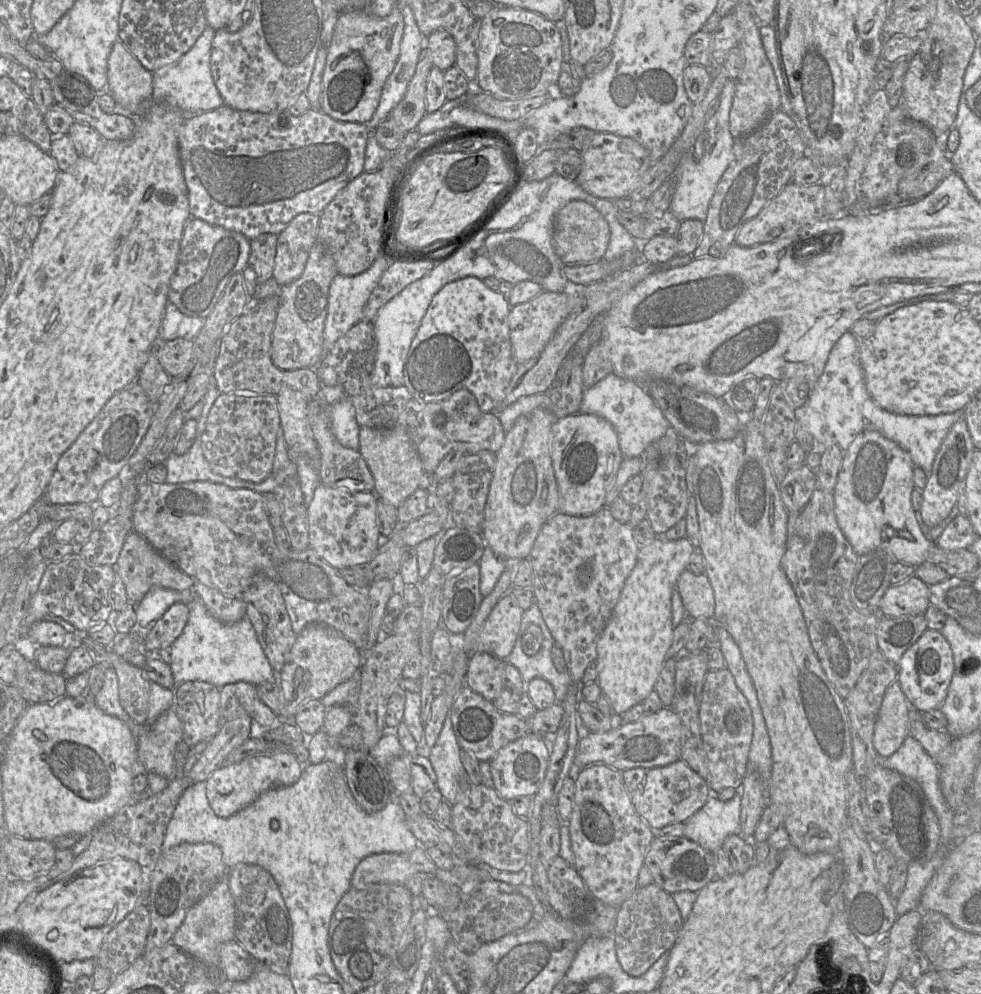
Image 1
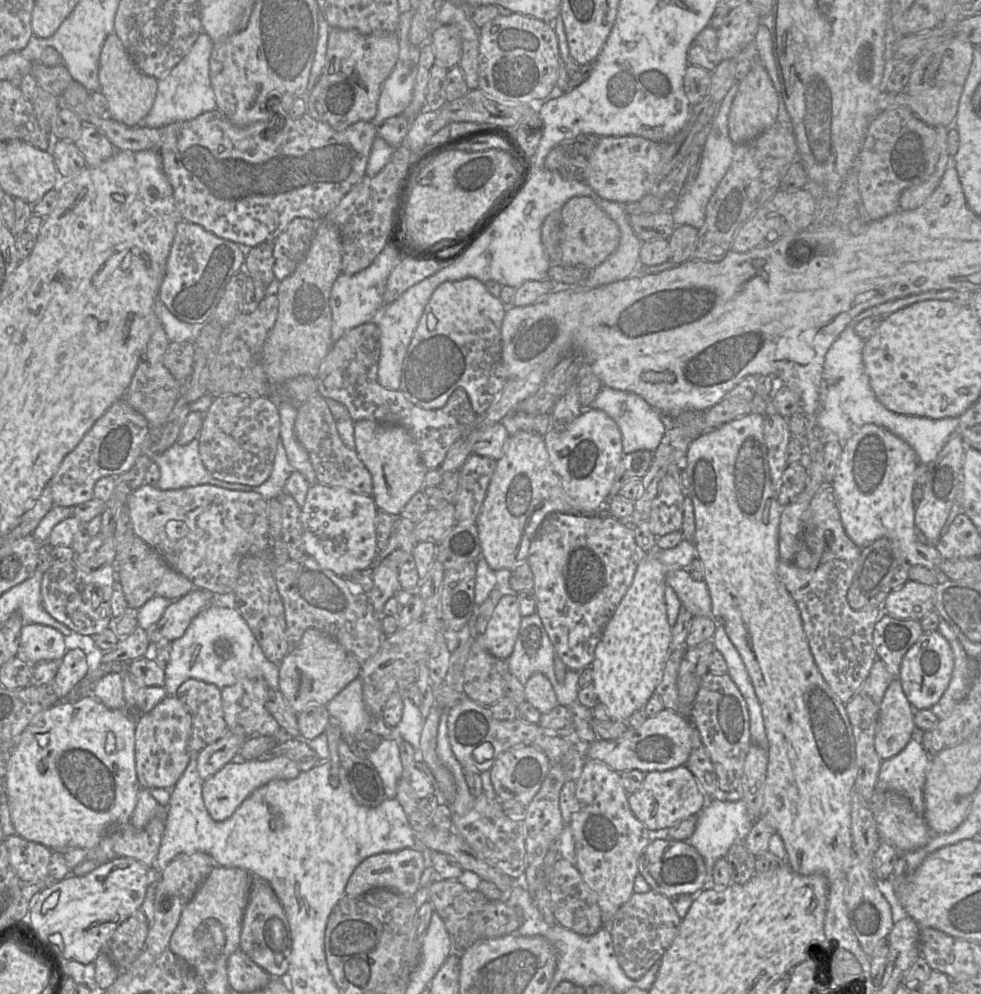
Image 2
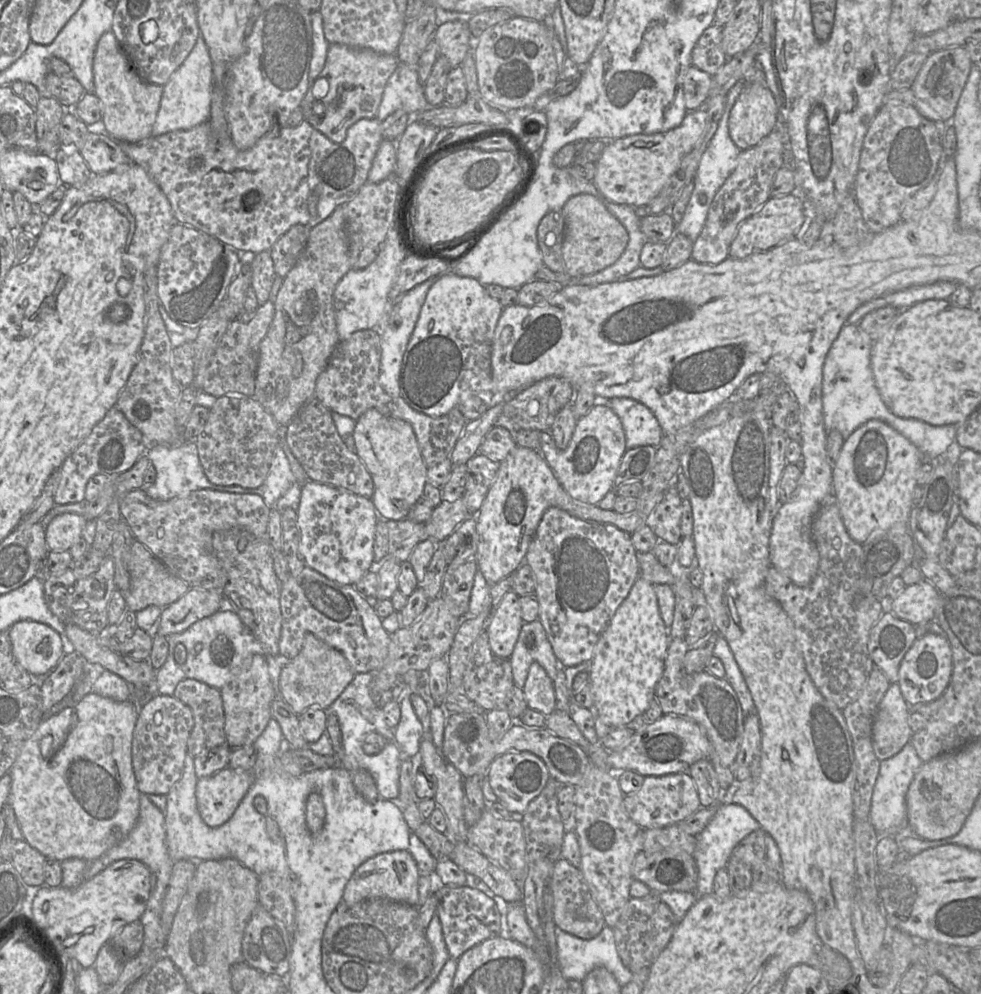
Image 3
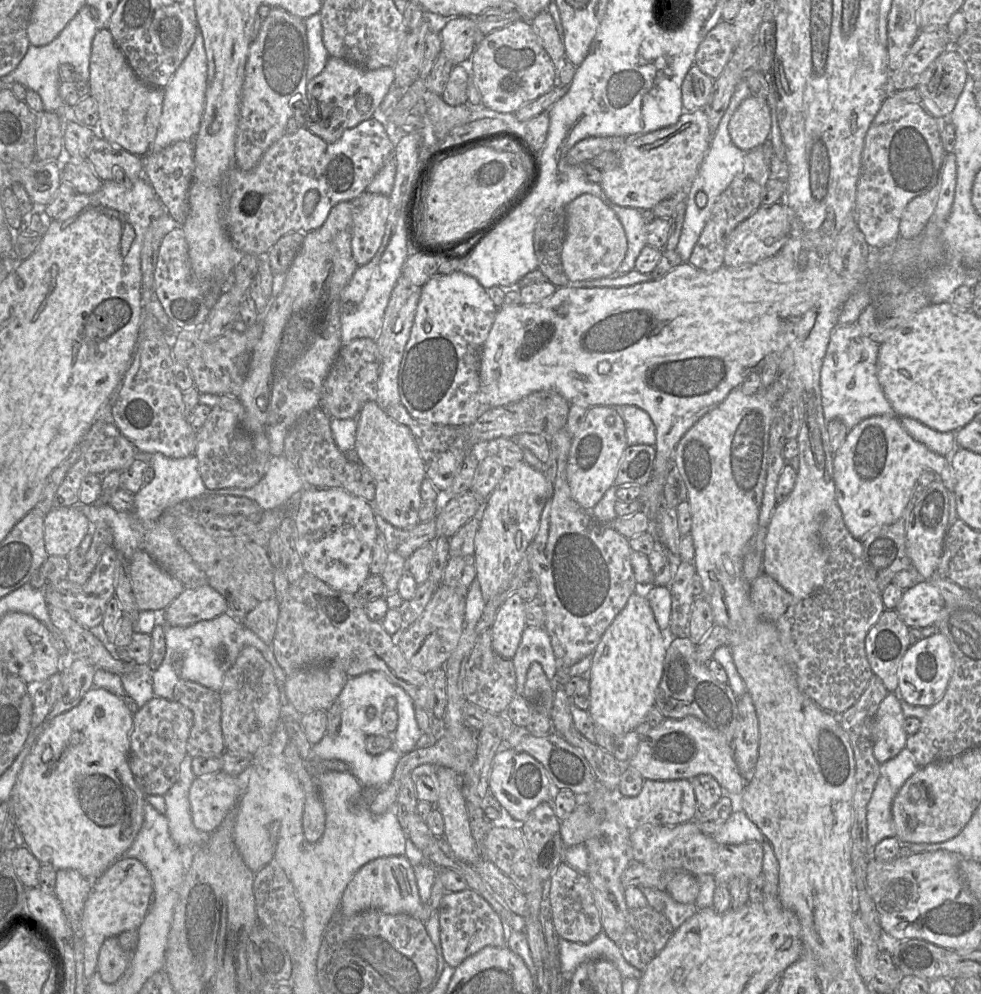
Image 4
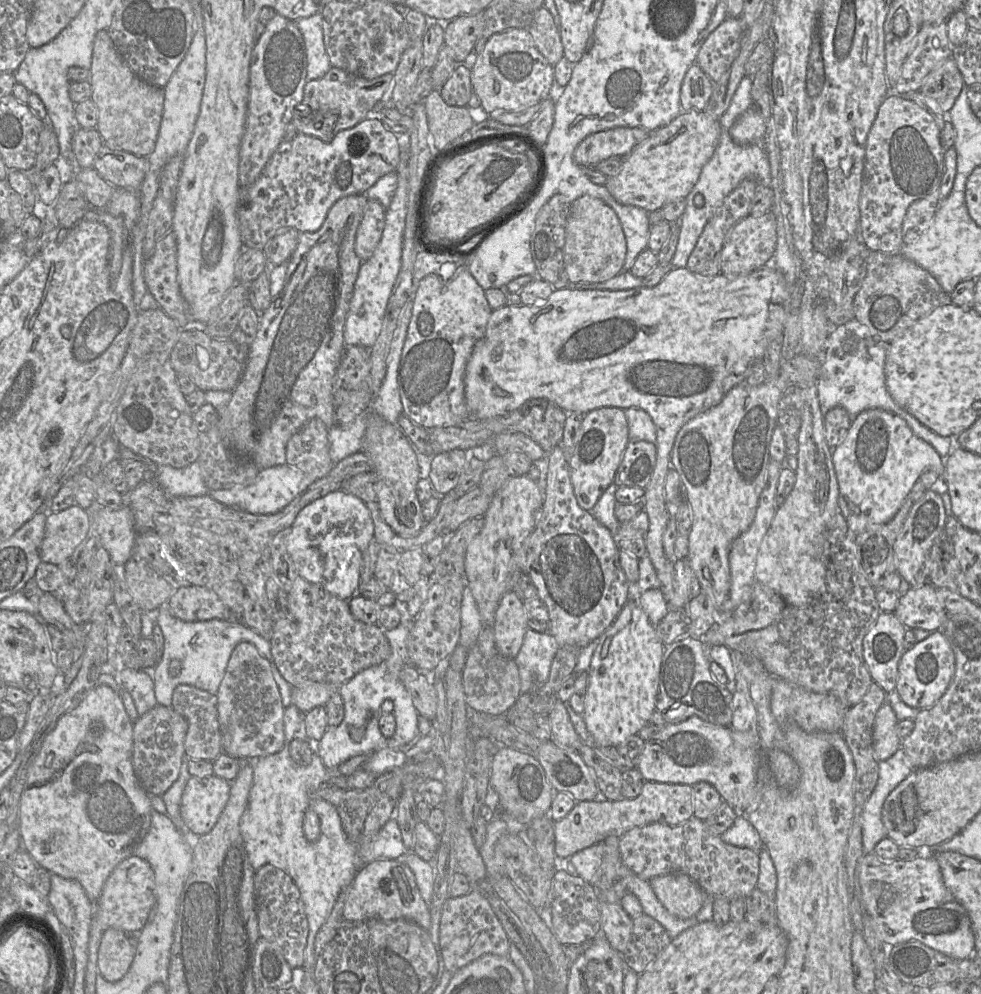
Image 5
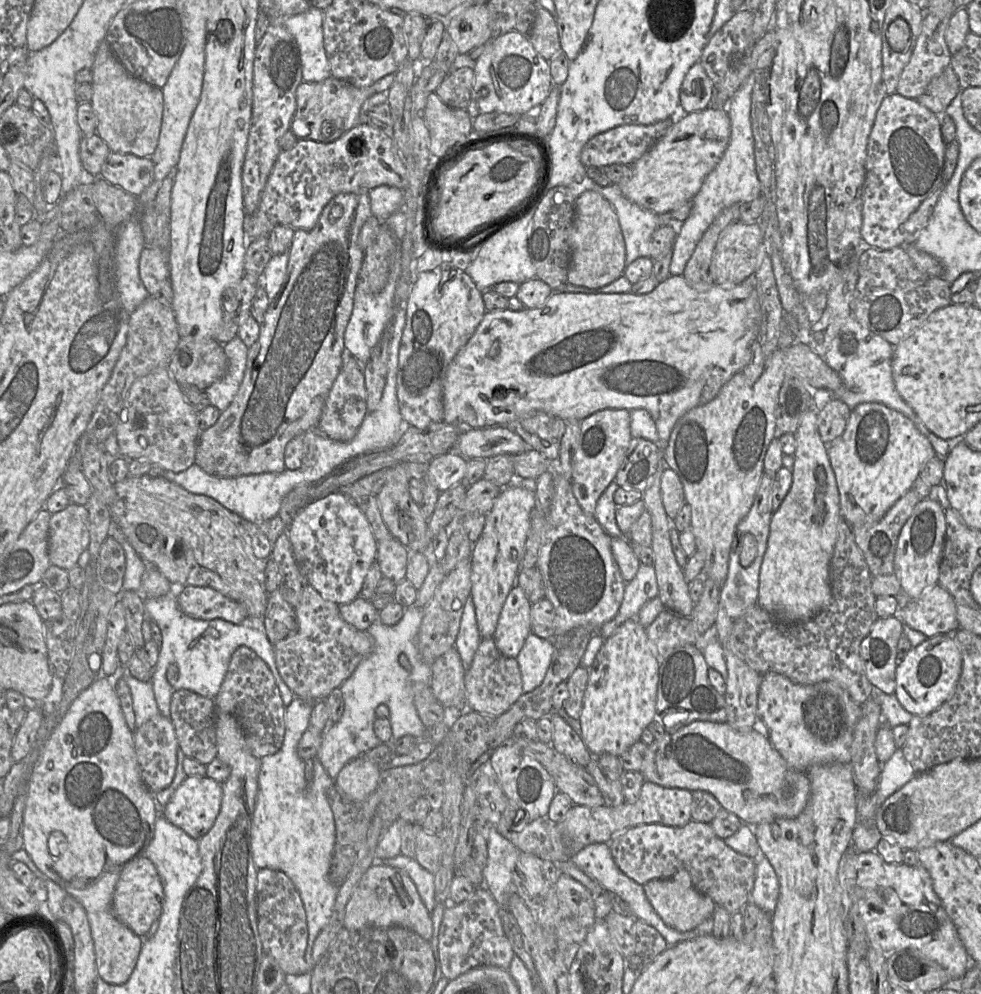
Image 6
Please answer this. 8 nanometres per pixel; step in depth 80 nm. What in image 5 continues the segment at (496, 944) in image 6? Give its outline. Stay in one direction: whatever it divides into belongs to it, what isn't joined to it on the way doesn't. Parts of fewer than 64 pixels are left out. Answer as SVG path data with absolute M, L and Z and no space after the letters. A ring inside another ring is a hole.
M473 888L460 897L449 897L444 902L441 907L439 942L445 970L453 974L486 954L508 957L511 945L487 897L479 888Z

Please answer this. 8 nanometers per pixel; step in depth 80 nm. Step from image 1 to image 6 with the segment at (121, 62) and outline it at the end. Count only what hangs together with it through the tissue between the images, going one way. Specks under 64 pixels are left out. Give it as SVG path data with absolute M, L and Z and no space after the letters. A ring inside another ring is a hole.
M104 39L91 68L91 105L97 117L96 133L111 152L151 157L156 150L163 115L162 88L129 74Z

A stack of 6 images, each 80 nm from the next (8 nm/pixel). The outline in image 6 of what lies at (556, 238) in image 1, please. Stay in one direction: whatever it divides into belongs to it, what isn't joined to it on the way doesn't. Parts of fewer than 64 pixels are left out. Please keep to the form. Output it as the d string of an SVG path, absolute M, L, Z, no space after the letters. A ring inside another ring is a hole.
M590 190L576 199L570 247L571 262L567 278L569 284L599 289L623 275L626 268L625 241L614 208L601 194Z

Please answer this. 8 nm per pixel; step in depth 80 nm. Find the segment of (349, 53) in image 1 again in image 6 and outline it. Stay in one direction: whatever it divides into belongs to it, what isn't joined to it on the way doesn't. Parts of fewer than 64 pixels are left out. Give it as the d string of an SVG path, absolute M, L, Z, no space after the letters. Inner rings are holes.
M389 74L366 88L359 88L353 84L330 76L326 80L318 83L302 82L296 90L296 110L290 124L290 130L298 140L312 140L326 143L327 137L334 132L343 130L344 133L357 125L357 120L361 114L362 105L372 95L384 92L392 86L395 74Z

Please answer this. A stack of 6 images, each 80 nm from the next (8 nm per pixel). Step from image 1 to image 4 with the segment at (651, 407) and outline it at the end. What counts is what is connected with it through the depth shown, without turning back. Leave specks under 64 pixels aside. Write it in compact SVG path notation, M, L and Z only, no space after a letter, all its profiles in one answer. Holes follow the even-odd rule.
M634 405L612 407L624 420L627 445L646 444L655 446L655 425L647 412Z

